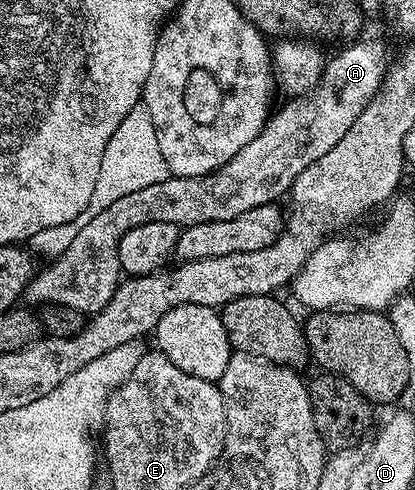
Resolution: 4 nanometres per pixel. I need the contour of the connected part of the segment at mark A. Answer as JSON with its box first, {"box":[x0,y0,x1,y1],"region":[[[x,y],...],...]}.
{"box":[21,41,392,317],"region":[[[354,41],[347,44],[346,49],[338,52],[331,60],[330,58],[325,62],[323,66],[322,74],[318,78],[318,82],[313,88],[313,95],[304,97],[300,100],[292,99],[288,103],[284,104],[280,111],[275,110],[269,119],[266,121],[264,129],[248,143],[244,145],[244,148],[240,149],[240,152],[236,153],[232,157],[231,161],[228,161],[221,167],[219,171],[213,171],[211,175],[201,175],[200,177],[180,177],[175,175],[173,177],[167,177],[164,181],[156,181],[156,185],[147,185],[146,188],[138,190],[136,193],[127,193],[125,197],[119,197],[118,200],[112,201],[112,205],[108,205],[108,209],[104,209],[104,213],[96,213],[96,217],[92,217],[92,221],[88,221],[88,225],[84,225],[84,229],[80,229],[80,233],[76,233],[76,238],[68,244],[68,249],[64,249],[64,253],[60,253],[52,260],[49,260],[45,264],[46,269],[44,271],[39,270],[35,274],[34,278],[26,284],[26,289],[22,293],[21,302],[26,305],[34,305],[30,303],[38,303],[37,305],[53,305],[55,307],[67,307],[68,309],[76,309],[83,315],[83,317],[89,317],[92,315],[98,315],[104,309],[104,305],[108,305],[108,301],[112,301],[112,293],[116,293],[119,283],[124,278],[124,272],[120,265],[120,237],[124,237],[124,233],[128,233],[128,229],[136,229],[136,225],[148,225],[152,221],[168,221],[172,225],[176,225],[179,229],[184,227],[191,227],[192,225],[204,225],[208,221],[229,221],[230,218],[238,217],[242,213],[246,213],[248,209],[259,208],[262,204],[268,204],[277,202],[289,192],[292,184],[295,183],[296,177],[312,165],[313,161],[318,161],[321,157],[324,157],[339,143],[340,139],[344,137],[345,133],[352,127],[354,121],[359,117],[368,105],[368,101],[377,93],[380,85],[383,83],[389,67],[392,62],[392,54],[390,55],[389,47],[382,41]]]}

